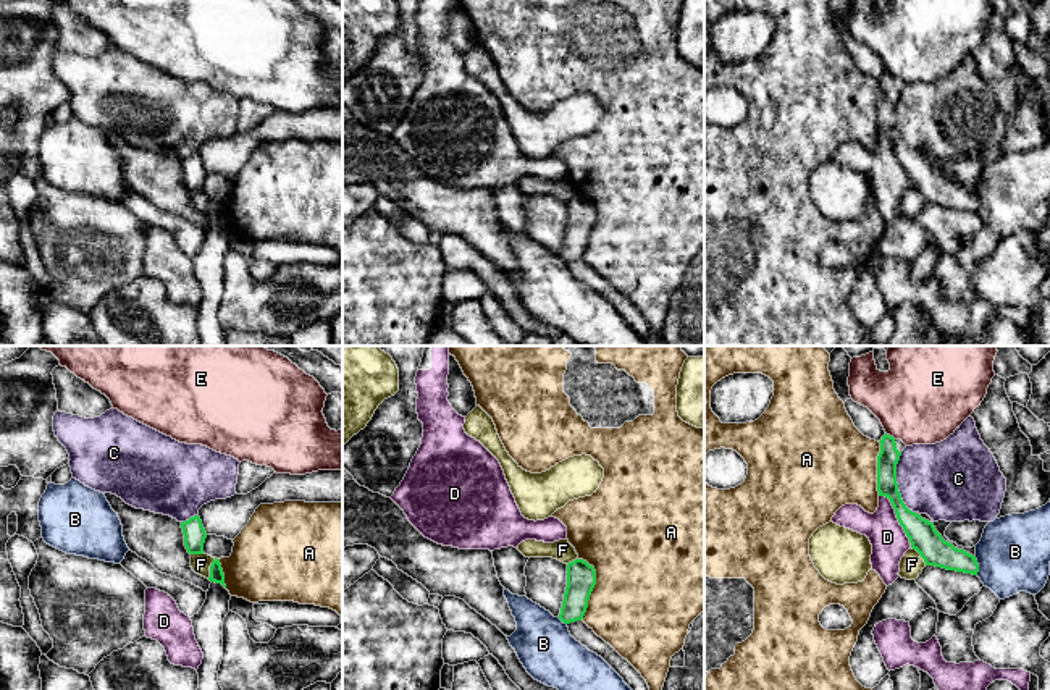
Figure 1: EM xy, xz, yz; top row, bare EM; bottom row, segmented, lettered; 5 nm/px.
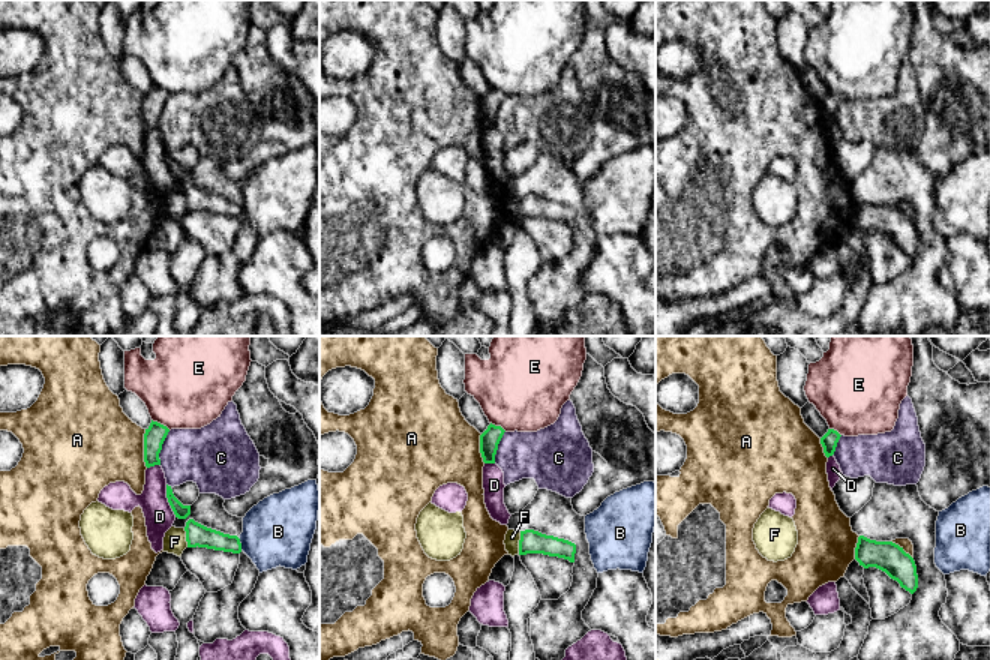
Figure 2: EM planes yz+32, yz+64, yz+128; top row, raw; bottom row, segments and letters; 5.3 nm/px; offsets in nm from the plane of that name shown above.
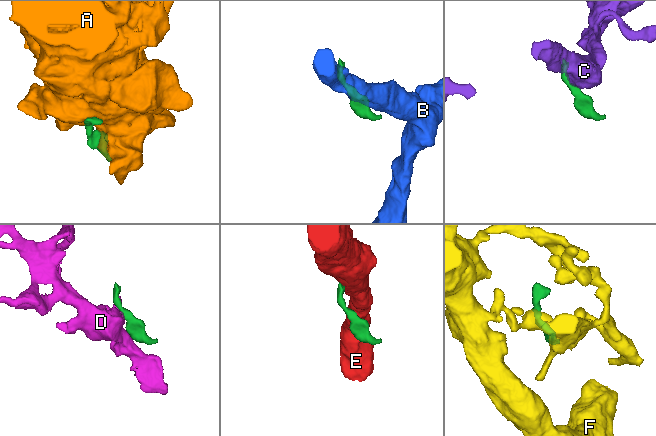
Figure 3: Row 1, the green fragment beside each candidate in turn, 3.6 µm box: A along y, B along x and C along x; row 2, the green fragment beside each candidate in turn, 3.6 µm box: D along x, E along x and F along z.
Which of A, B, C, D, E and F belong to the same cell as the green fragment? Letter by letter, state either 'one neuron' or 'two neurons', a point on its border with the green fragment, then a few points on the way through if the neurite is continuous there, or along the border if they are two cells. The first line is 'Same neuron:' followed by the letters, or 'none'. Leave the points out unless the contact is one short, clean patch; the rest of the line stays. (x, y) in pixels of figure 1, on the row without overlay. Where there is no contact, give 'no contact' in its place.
Same neuron: none
A: two neurons; contact xz (593, 225)
B: two neurons; contact yz (978, 204); border yz (974, 194), (978, 212)
C: two neurons; contact yz (897, 122)
D: two neurons; contact yz (897, 155); border yz (879, 133), (889, 138), (911, 185)
E: two neurons; contact yz (889, 73); border yz (886, 70), (895, 76)
F: two neurons; contact xy (210, 206); border xy (215, 196), (207, 215)

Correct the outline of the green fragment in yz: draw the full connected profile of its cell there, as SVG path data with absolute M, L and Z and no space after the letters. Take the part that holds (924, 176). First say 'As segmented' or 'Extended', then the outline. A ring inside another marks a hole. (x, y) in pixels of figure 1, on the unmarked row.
Extended. M887 71L879 81L877 129L879 134L890 137L911 186L921 192L926 204L977 213L976 184L963 186L945 175L951 160L939 158L932 162L906 145L897 121L897 102L901 90L897 87L895 76Z

